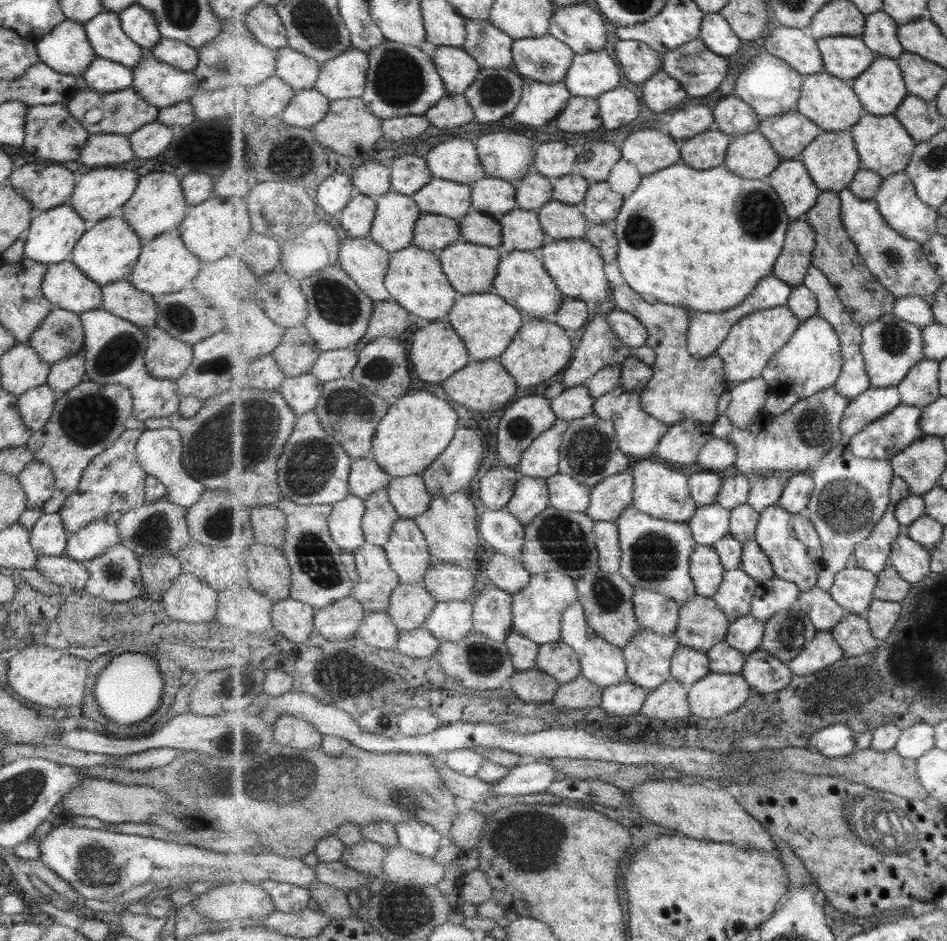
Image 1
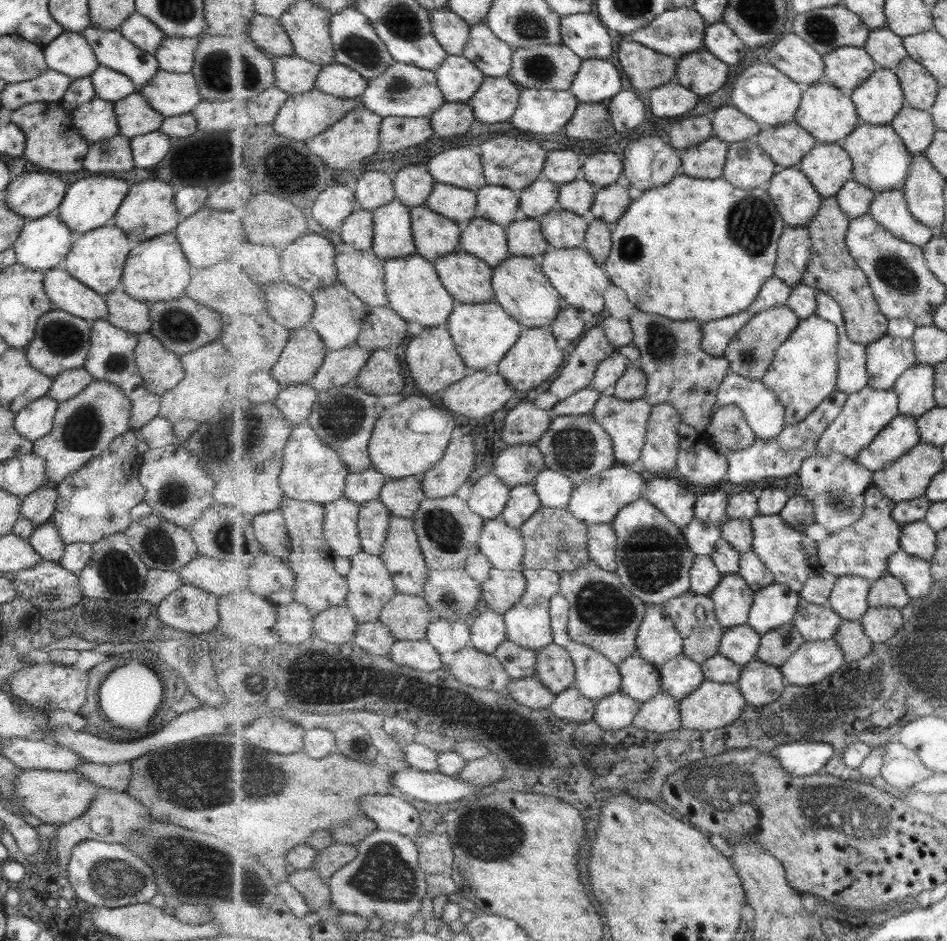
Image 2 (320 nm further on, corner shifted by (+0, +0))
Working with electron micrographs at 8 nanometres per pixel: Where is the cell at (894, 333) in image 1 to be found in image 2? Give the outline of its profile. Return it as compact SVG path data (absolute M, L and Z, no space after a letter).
M885 335L867 345L867 366L870 386L878 390L892 390L906 370L918 364L914 340Z

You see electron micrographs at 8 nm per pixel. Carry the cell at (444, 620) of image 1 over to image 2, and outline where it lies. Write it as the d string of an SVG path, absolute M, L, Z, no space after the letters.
M434 618L426 639L441 653L458 653L472 638L471 624L458 619Z

